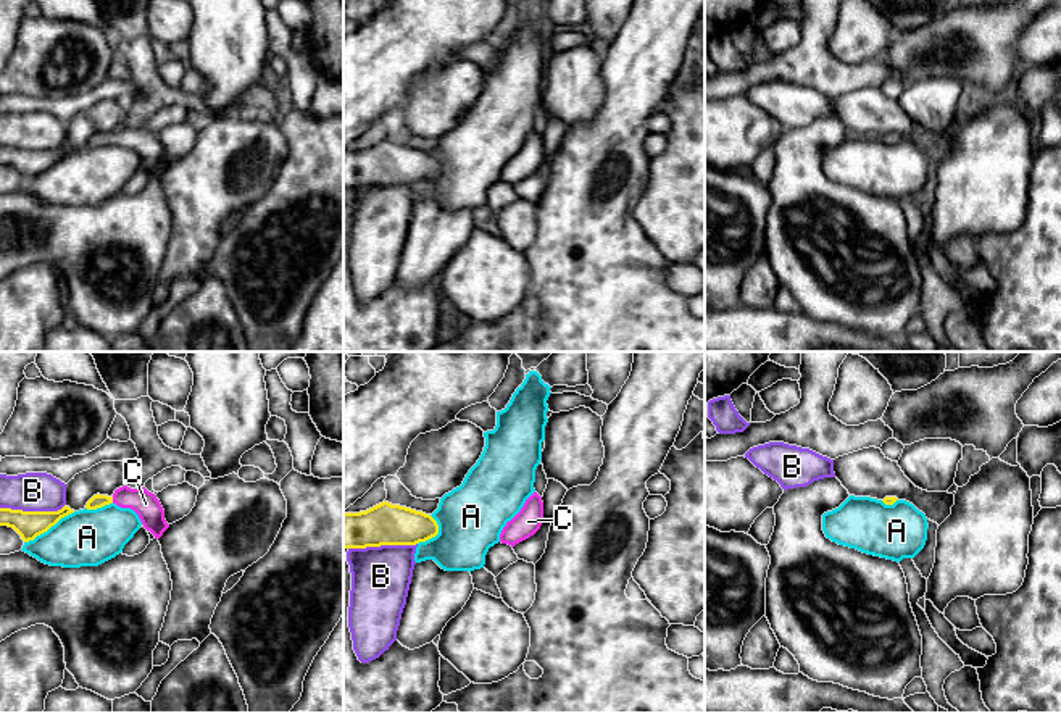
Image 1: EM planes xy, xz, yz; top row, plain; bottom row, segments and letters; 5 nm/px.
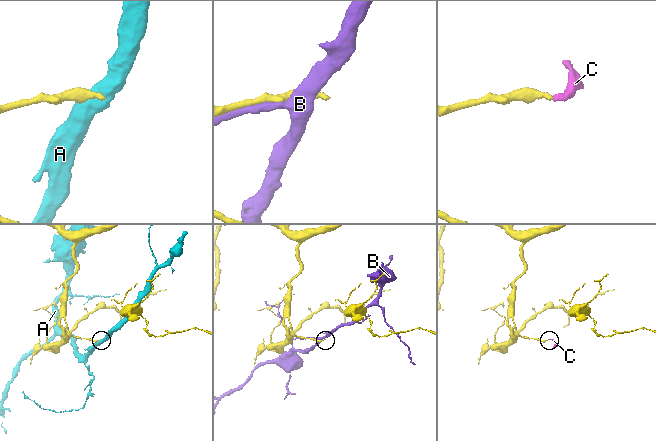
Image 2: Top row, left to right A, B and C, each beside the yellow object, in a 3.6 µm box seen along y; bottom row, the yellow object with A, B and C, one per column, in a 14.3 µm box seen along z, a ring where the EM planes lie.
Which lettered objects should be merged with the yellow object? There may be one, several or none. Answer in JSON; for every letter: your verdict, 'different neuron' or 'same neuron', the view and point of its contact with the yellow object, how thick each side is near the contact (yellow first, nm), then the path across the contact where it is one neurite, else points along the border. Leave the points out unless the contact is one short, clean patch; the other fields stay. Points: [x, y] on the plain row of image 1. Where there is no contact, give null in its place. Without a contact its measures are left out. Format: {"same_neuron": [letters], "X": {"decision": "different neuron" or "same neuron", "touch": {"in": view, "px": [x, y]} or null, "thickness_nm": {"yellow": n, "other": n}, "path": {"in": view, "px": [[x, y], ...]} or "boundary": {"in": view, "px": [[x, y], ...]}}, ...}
{"same_neuron": ["C"], "A": {"decision": "different neuron", "touch": {"in": "xy", "px": [49, 166]}, "thickness_nm": {"yellow": 140, "other": 280}, "boundary": {"in": "xy", "px": [[74, 150], [62, 155], [45, 170], [24, 181]]}}, "B": {"decision": "different neuron", "touch": {"in": "xz", "px": [382, 183]}, "thickness_nm": {"yellow": 200, "other": 300}}, "C": {"decision": "same neuron", "touch": {"in": "xy", "px": [112, 139]}, "thickness_nm": {"yellow": 70, "other": 130}, "path": {"in": "xy", "px": [[97, 139], [112, 139], [139, 137], [145, 142]]}}}

